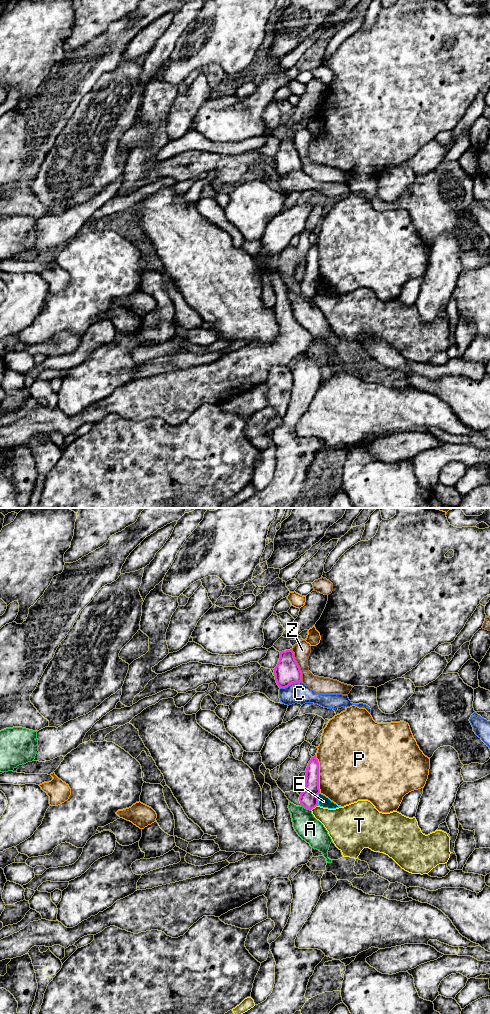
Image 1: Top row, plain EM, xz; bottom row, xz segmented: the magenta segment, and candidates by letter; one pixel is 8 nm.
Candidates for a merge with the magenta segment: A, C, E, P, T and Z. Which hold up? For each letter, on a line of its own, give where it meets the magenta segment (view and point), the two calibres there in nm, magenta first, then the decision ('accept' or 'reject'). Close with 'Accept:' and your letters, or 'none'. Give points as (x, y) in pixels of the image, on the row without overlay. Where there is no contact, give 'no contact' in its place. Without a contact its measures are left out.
A: xz (306, 296) | 150/200 nm | reject
C: xz (290, 172) | 200/160 nm | reject
E: xz (317, 287) | 150/90 nm | reject
P: xz (318, 262) | 150/480 nm | reject
T: xz (314, 295) | 150/240 nm | reject
Z: xz (298, 153) | 200/140 nm | reject
Accept: none

